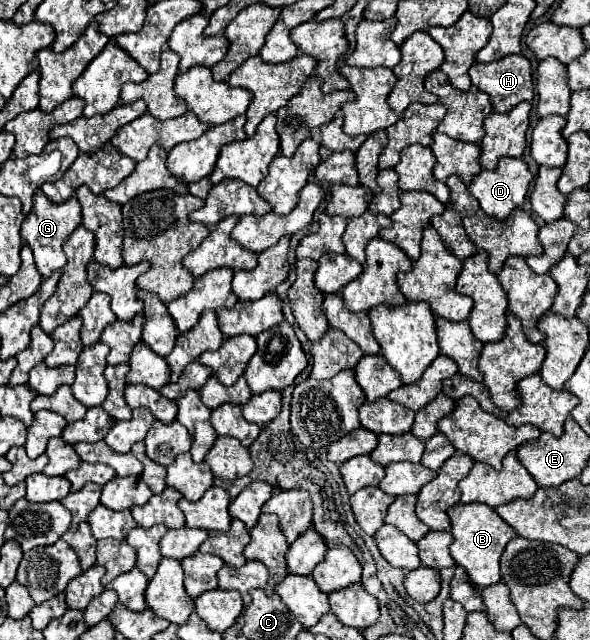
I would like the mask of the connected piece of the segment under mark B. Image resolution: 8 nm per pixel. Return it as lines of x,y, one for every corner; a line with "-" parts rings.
474,502
474,504
456,504
448,510
450,522
452,522
452,534
454,534
454,542
450,544
450,554
456,560
456,564
464,566
470,580
478,586
478,588
486,588
492,586
496,582
500,582
500,554
504,550
504,546
516,538
514,528
508,526
506,522
502,522
502,518
494,512
494,508
482,504
482,502

